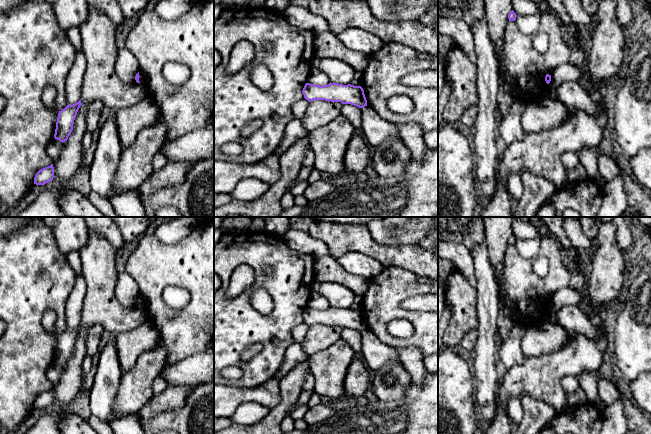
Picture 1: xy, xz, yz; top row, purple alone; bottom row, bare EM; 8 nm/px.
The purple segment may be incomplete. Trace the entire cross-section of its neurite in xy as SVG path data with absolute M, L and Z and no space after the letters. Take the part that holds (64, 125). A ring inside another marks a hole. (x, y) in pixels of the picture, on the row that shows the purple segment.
M79 100L77 103L67 105L64 109L59 111L54 134L55 139L62 143L67 141L73 130L73 123L81 105L81 100Z

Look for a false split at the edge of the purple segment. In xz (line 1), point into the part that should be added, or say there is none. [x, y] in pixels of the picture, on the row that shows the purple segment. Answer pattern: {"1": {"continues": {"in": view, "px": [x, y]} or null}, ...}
{"1": {"continues": null}}

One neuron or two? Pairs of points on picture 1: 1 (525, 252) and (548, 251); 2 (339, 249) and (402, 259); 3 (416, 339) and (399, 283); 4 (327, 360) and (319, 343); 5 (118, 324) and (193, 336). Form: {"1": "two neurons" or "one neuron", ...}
{"1": "two neurons", "2": "one neuron", "3": "one neuron", "4": "two neurons", "5": "two neurons"}

